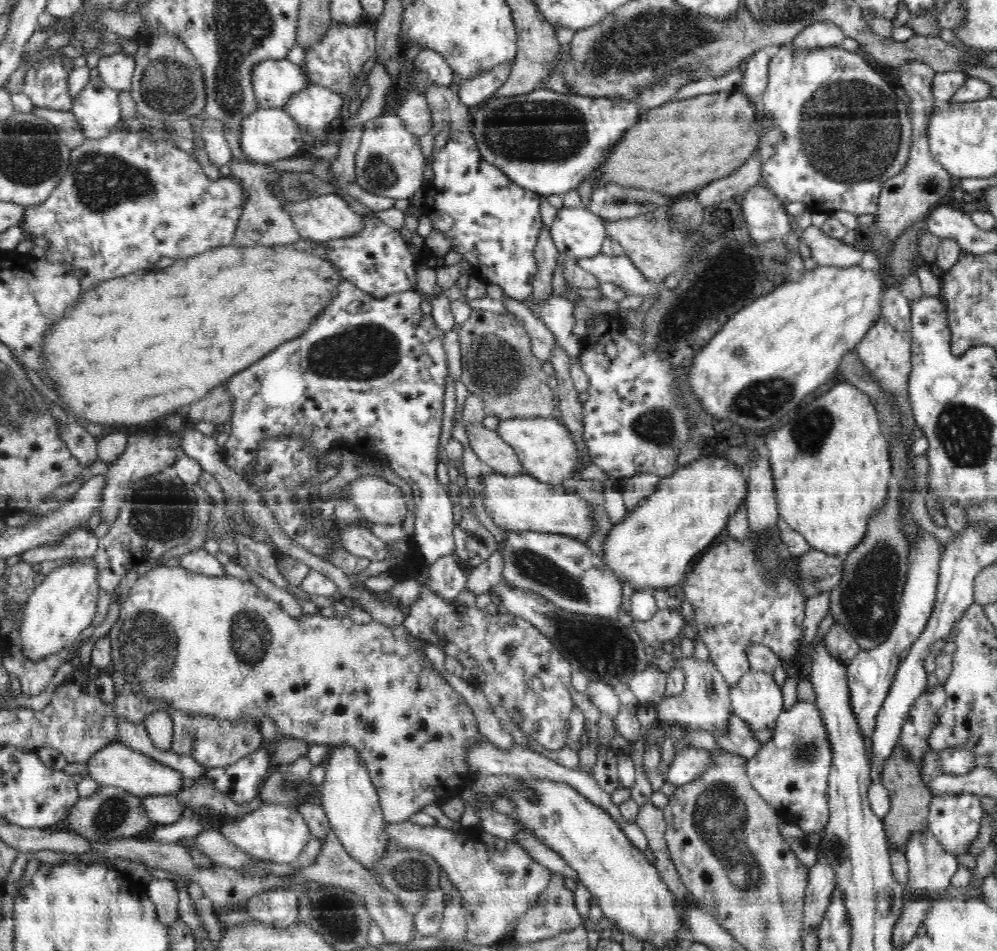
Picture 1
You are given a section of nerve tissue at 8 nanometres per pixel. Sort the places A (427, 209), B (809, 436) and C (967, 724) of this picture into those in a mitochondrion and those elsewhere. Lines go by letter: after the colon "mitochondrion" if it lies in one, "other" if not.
A: other
B: mitochondrion
C: other

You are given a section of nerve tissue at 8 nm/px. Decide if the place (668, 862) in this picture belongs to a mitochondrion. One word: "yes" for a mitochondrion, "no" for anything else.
no

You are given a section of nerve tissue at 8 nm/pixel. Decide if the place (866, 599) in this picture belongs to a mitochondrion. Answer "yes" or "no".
yes

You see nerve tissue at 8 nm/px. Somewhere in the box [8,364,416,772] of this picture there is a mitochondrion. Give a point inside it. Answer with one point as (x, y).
(148, 644)

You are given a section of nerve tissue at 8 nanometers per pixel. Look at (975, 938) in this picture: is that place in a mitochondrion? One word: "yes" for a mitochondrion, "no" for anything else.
no

